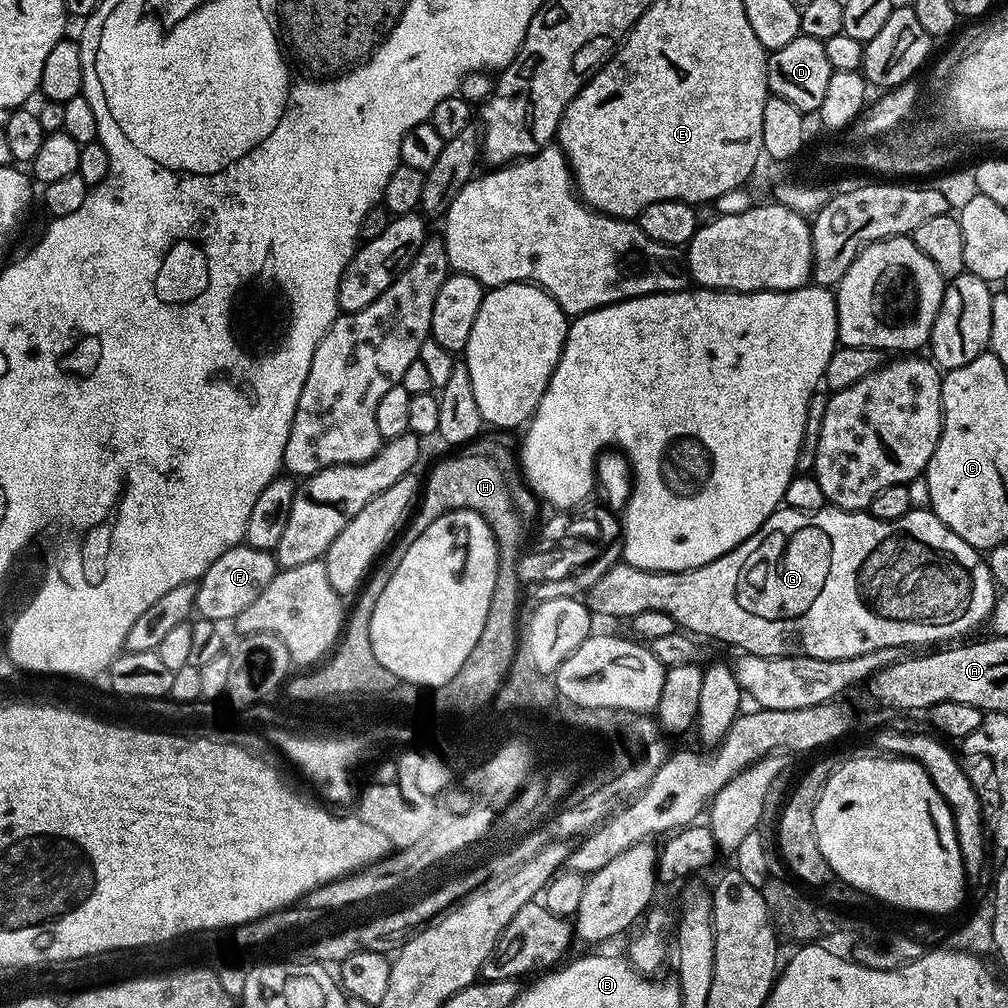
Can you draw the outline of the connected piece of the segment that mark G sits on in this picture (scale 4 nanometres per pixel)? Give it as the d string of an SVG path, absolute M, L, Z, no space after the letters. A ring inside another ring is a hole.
M781 506L772 513L770 518L753 536L743 540L737 548L730 550L725 556L720 556L714 562L692 568L688 572L651 572L635 568L623 562L610 566L598 582L586 593L588 609L597 617L625 616L631 618L642 614L642 610L662 610L674 618L674 622L685 633L693 637L709 636L712 640L725 640L728 644L740 648L741 653L750 656L809 656L810 658L854 658L858 654L870 654L883 648L907 649L908 644L928 644L924 646L940 646L945 642L956 642L967 632L975 630L979 624L987 625L992 615L992 607L996 605L998 589L992 580L988 569L988 561L982 555L981 549L970 546L954 530L950 530L939 520L935 512L928 508L913 508L911 512L902 514L902 518L883 520L874 518L867 510L847 512L841 508L825 506L815 512L800 512L798 509Z

